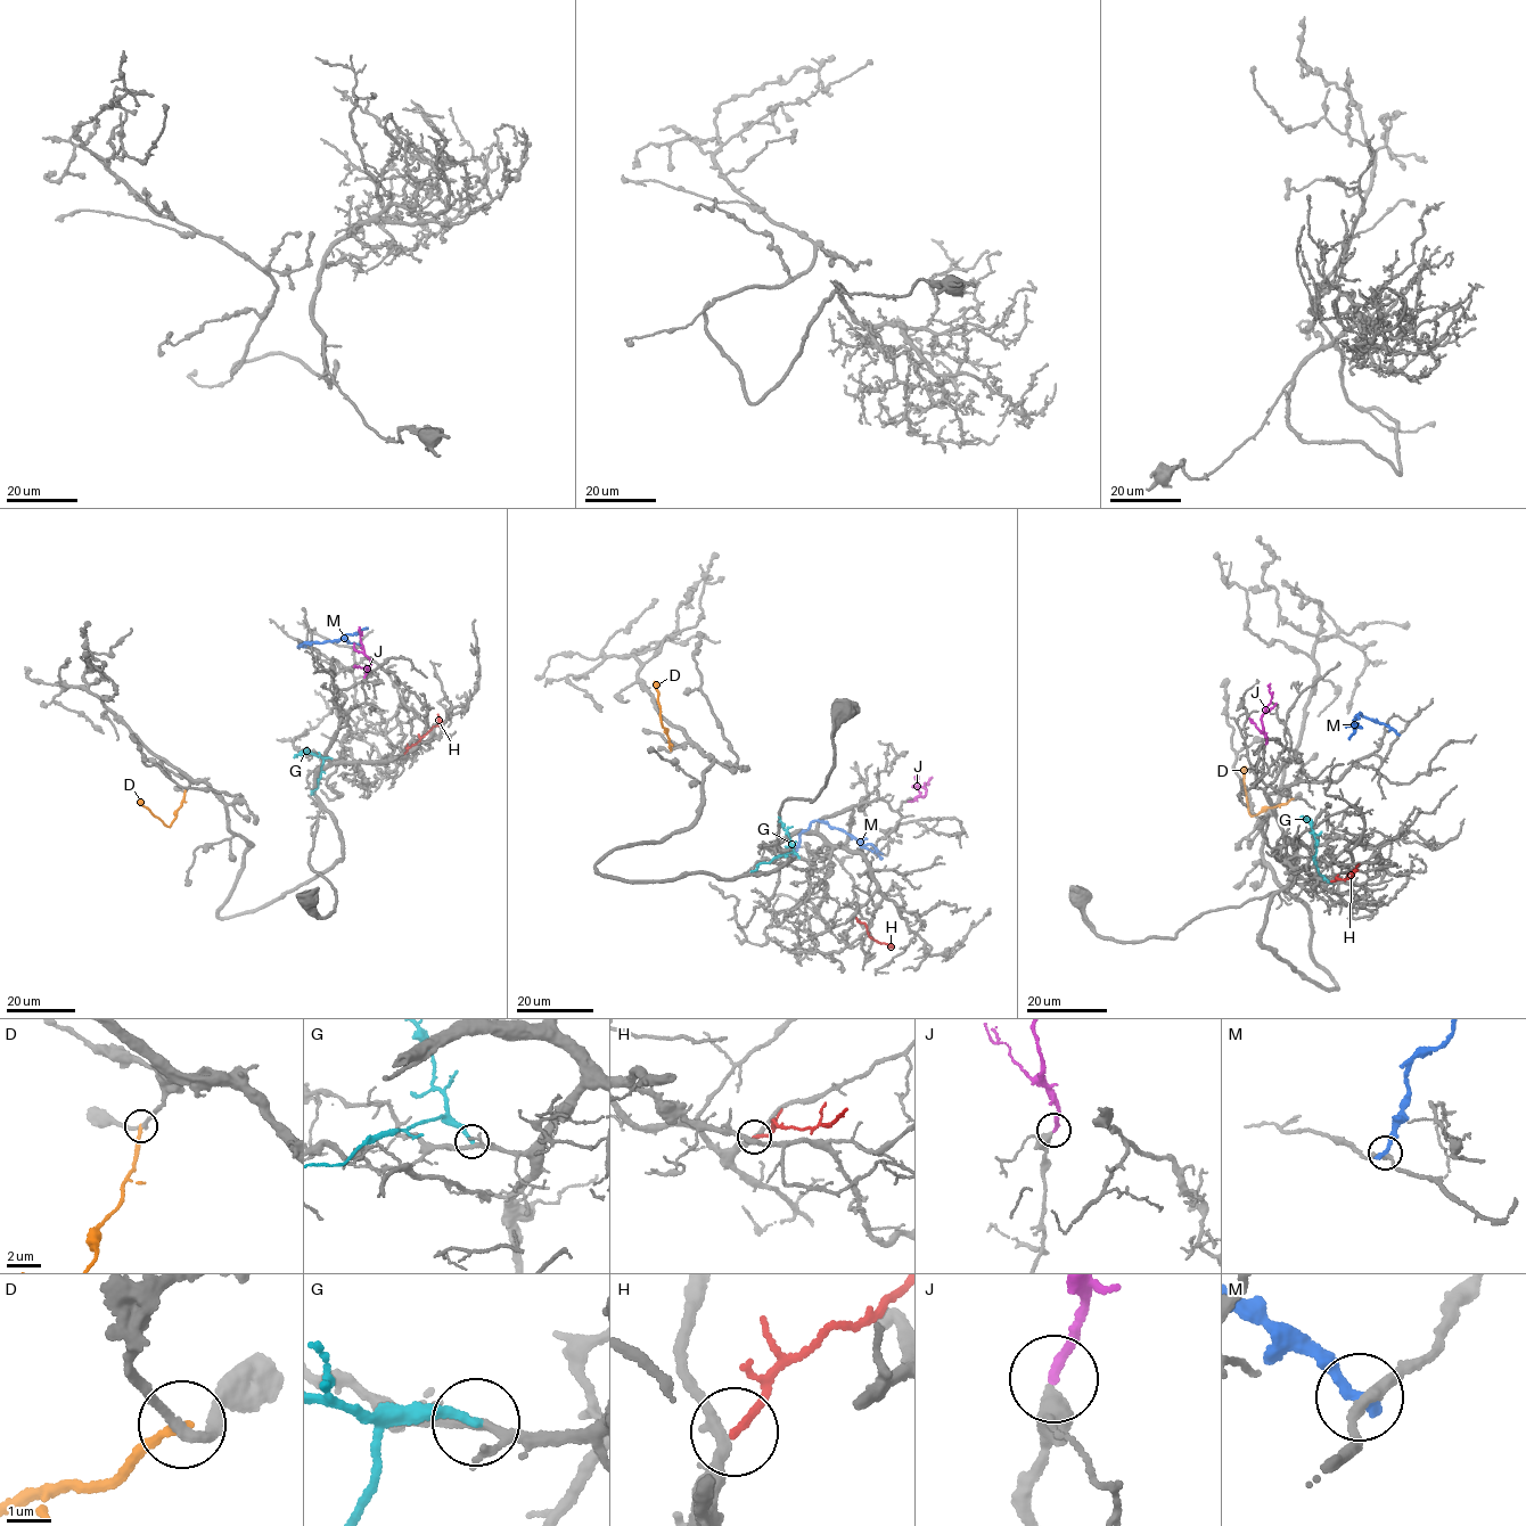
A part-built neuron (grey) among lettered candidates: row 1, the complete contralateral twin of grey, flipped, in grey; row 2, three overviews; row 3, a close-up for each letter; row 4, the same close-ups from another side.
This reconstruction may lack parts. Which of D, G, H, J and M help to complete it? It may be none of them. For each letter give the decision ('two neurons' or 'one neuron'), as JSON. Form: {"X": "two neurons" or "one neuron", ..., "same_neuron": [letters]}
{"D": "two neurons", "G": "two neurons", "H": "two neurons", "J": "one neuron", "M": "two neurons", "same_neuron": ["J"]}

